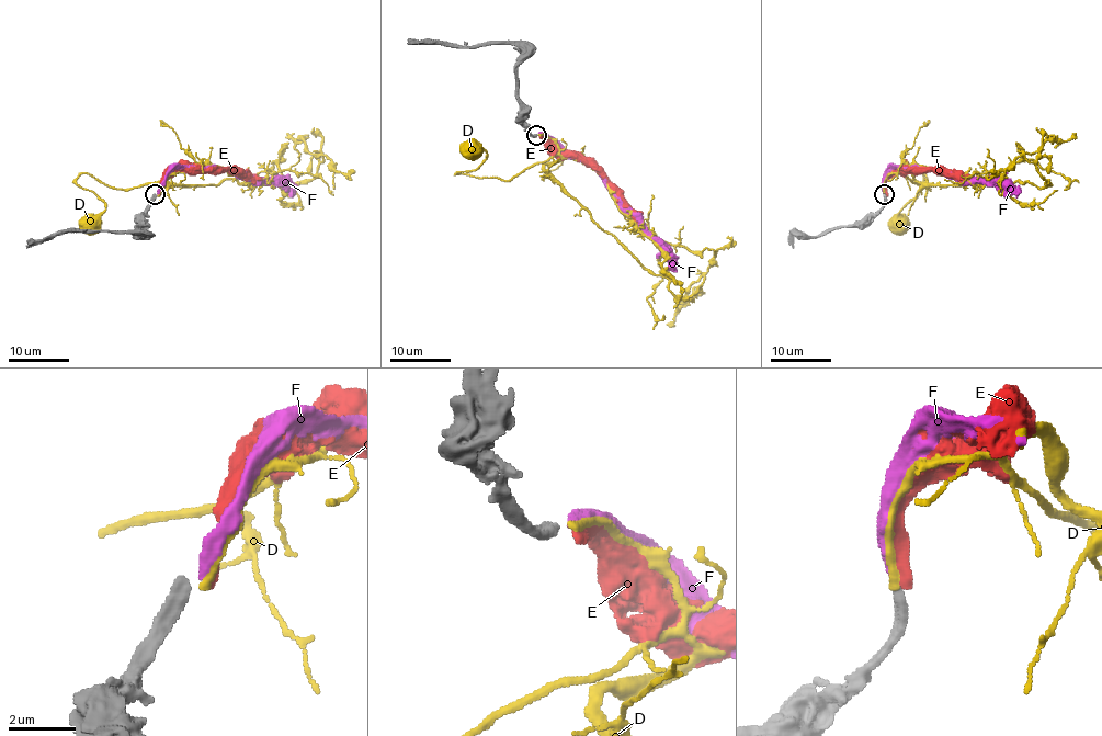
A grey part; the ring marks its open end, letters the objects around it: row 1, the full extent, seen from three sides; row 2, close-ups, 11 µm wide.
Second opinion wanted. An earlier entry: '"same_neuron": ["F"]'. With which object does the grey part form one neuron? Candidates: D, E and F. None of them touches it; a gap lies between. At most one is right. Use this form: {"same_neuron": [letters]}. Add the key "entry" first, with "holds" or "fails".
{"entry": "holds", "same_neuron": ["F"]}

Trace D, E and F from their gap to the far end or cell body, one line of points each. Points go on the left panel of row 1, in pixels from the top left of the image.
D: (157, 195), (177, 172), (163, 181), (286, 181), (292, 188), (310, 180), (322, 157), (294, 140), (294, 133)
E: (158, 195), (163, 181), (177, 169), (247, 170), (259, 182)
F: (157, 195), (165, 178), (175, 168), (228, 169), (252, 182), (286, 182), (295, 192)

